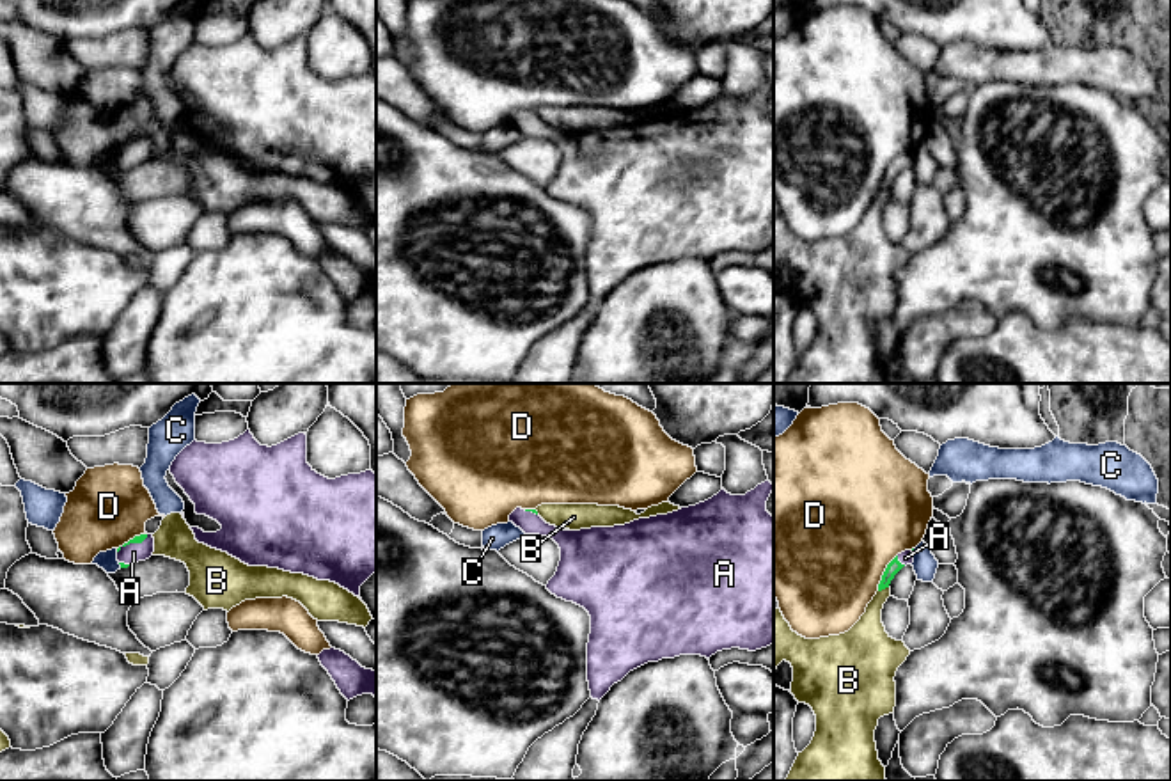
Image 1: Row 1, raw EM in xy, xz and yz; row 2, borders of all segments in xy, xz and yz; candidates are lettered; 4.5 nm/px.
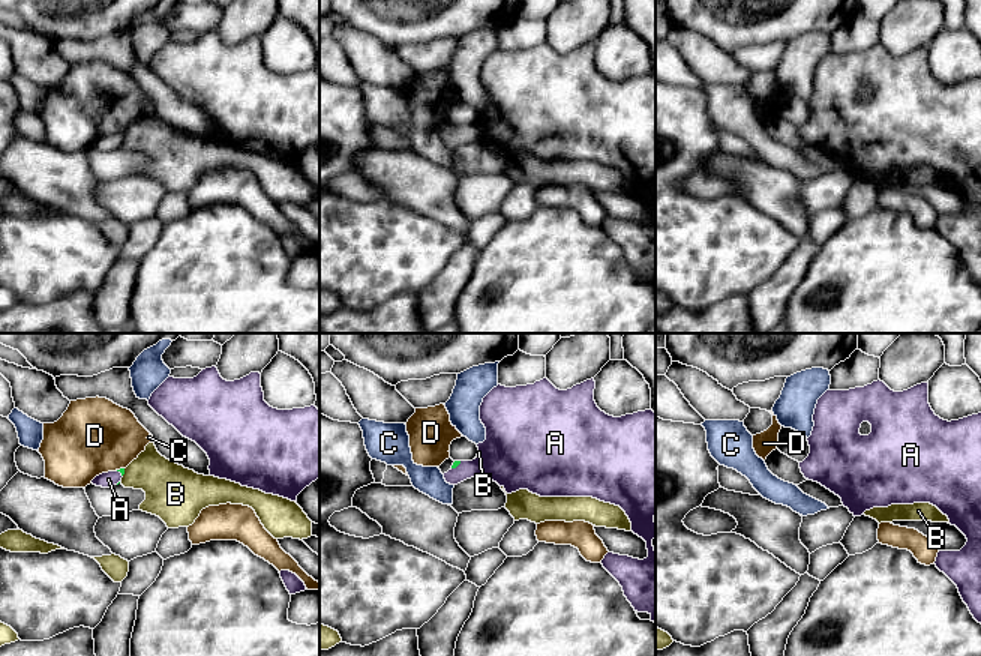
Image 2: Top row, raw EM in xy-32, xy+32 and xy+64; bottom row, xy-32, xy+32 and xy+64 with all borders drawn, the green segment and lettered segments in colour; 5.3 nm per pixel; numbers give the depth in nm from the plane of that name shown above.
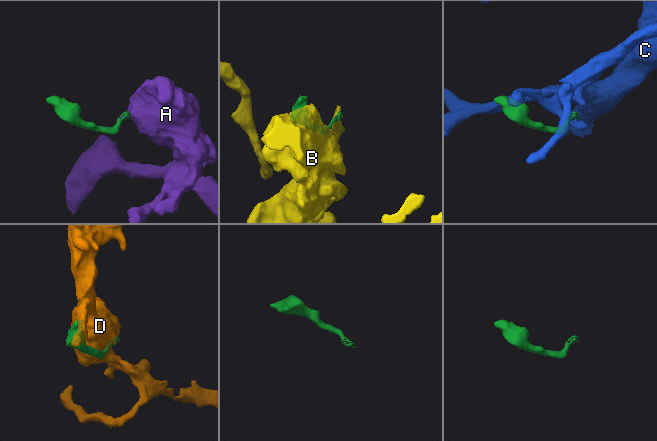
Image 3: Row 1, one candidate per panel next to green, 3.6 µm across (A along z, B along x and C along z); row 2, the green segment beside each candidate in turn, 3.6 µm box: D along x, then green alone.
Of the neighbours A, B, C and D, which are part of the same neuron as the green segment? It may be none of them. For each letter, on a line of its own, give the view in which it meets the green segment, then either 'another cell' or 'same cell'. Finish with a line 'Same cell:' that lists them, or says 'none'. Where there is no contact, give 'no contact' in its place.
A: yz | same cell
B: yz | another cell
C: xy | another cell
D: yz | another cell
Same cell: A

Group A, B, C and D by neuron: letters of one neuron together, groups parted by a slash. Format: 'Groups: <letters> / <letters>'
Groups: A / B / C / D

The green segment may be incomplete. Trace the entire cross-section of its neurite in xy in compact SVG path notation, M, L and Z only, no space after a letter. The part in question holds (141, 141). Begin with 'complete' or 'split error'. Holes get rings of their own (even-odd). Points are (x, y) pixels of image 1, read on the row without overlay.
split error | M140 137L117 151L117 163L121 170L128 170L138 163L145 163L154 154L153 137Z

